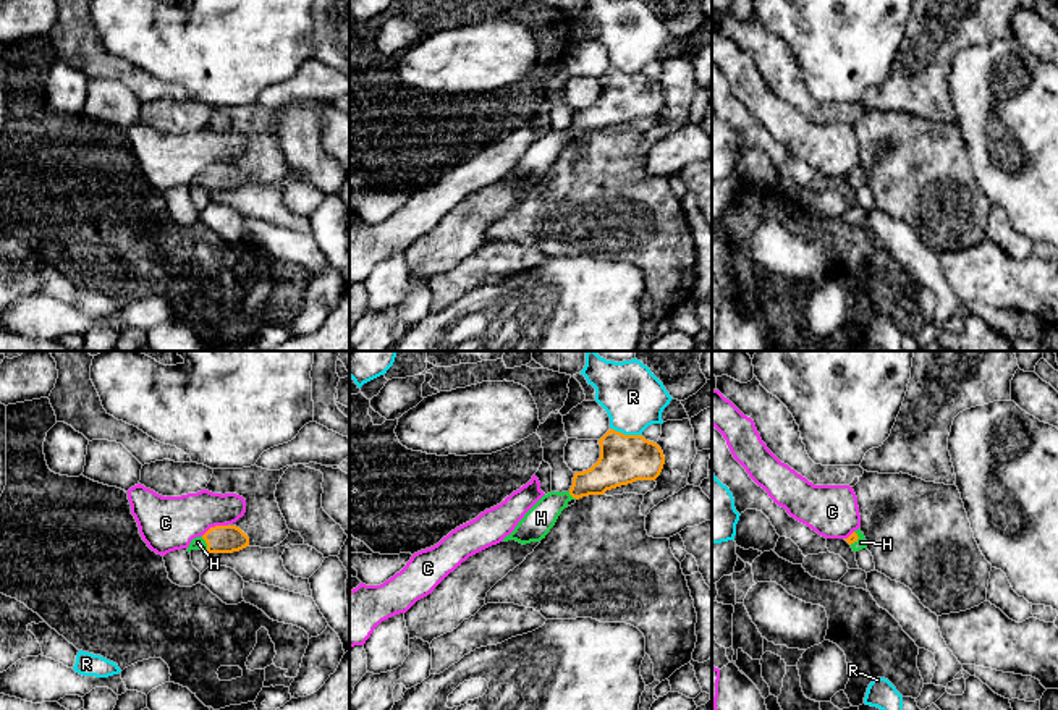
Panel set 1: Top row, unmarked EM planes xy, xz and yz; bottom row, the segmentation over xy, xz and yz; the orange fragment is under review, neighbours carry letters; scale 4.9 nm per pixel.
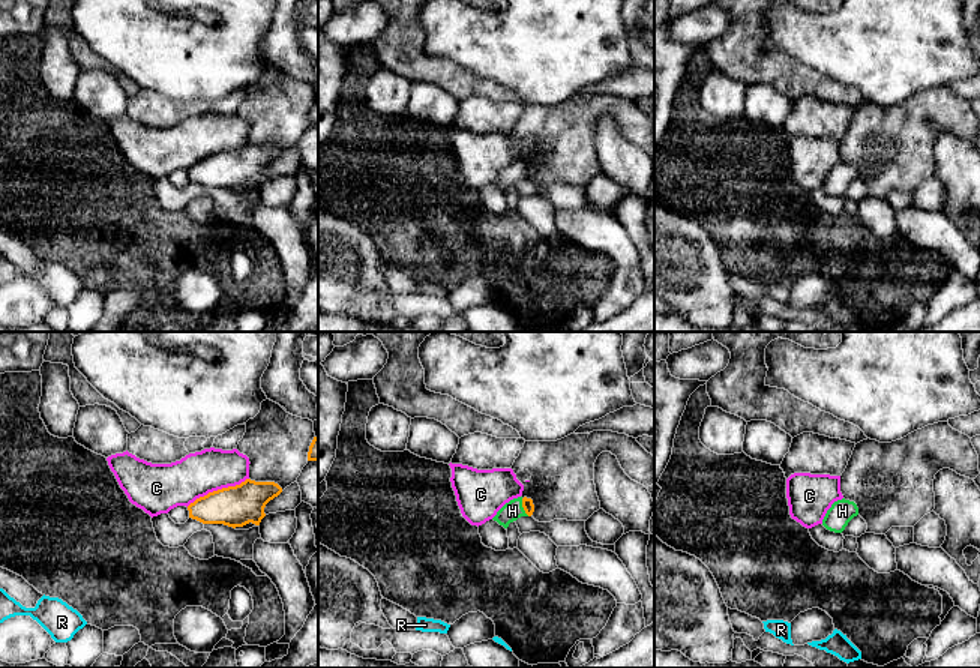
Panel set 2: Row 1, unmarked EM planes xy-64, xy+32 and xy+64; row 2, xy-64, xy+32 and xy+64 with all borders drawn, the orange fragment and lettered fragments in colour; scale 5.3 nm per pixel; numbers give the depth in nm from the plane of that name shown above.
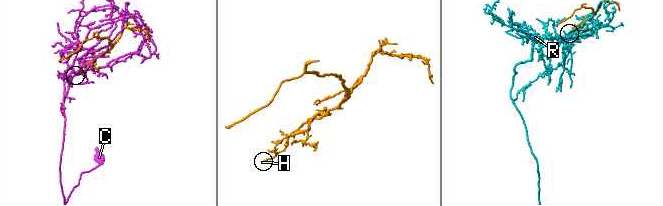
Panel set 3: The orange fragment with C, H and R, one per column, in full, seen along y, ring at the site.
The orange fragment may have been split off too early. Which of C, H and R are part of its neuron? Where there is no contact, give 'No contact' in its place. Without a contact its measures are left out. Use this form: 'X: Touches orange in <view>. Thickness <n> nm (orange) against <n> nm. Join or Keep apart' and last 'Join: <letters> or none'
C: Touches orange in xy. Thickness 140 nm (orange) against 280 nm. Keep apart
H: Touches orange in xy. Thickness 140 nm (orange) against 60 nm. Join
R: Touches orange in xz. Thickness 240 nm (orange) against 300 nm. Keep apart
Join: H

